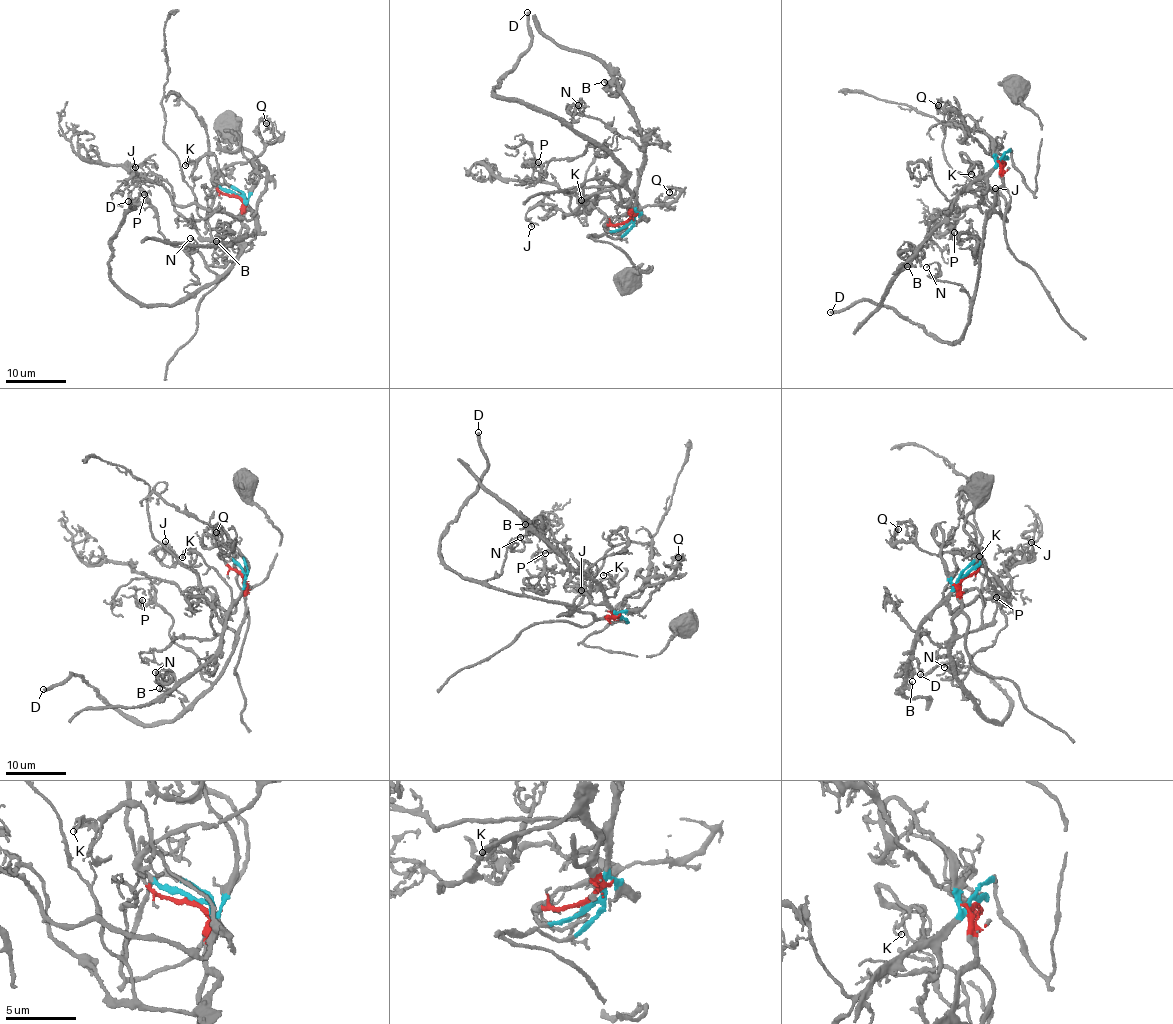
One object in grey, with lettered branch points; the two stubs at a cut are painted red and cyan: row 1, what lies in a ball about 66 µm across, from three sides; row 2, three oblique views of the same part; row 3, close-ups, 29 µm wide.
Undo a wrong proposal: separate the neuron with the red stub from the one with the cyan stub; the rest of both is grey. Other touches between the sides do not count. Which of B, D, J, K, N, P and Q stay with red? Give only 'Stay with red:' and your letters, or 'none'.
Stay with red: D, J, N, P, Q

